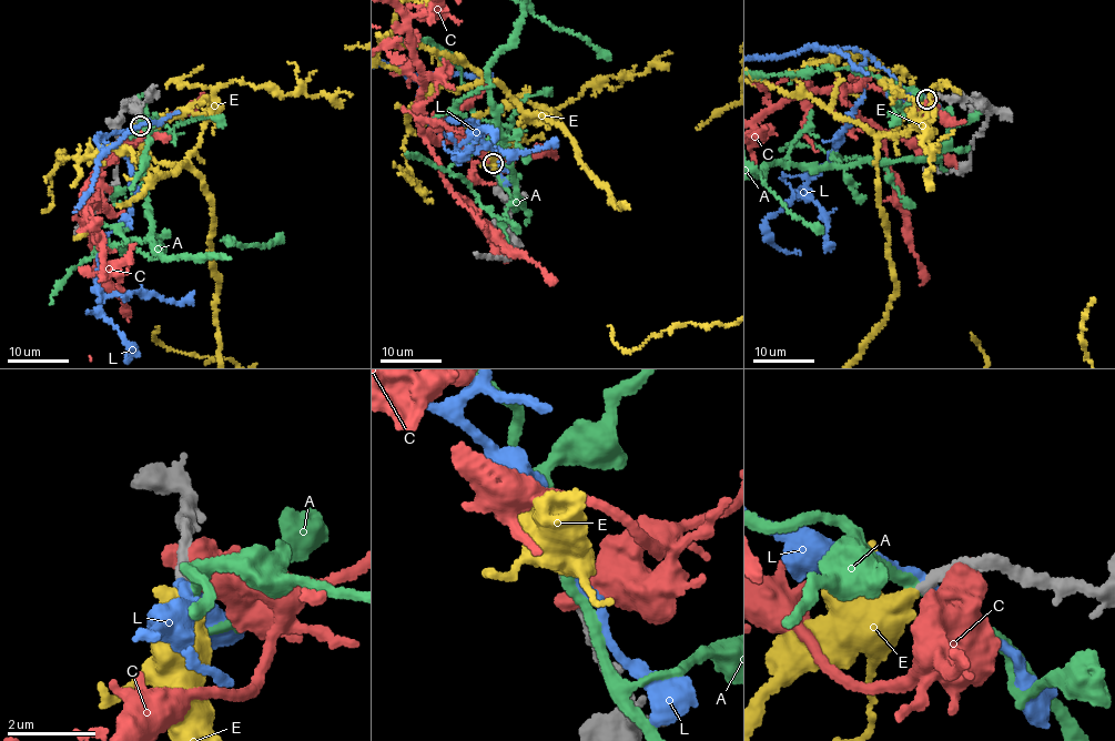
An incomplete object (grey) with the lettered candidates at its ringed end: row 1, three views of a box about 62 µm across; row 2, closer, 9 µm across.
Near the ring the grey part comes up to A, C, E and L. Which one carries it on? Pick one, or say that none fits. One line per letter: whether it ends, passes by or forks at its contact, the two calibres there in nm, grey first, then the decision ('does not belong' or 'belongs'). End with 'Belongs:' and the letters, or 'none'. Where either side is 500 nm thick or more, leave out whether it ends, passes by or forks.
A: it passes by | 280/260 nm | does not belong
C: 360/800 nm | does not belong
E: it ends | 280/480 nm | belongs
L: it passes by | 300/190 nm | does not belong
Belongs: E

